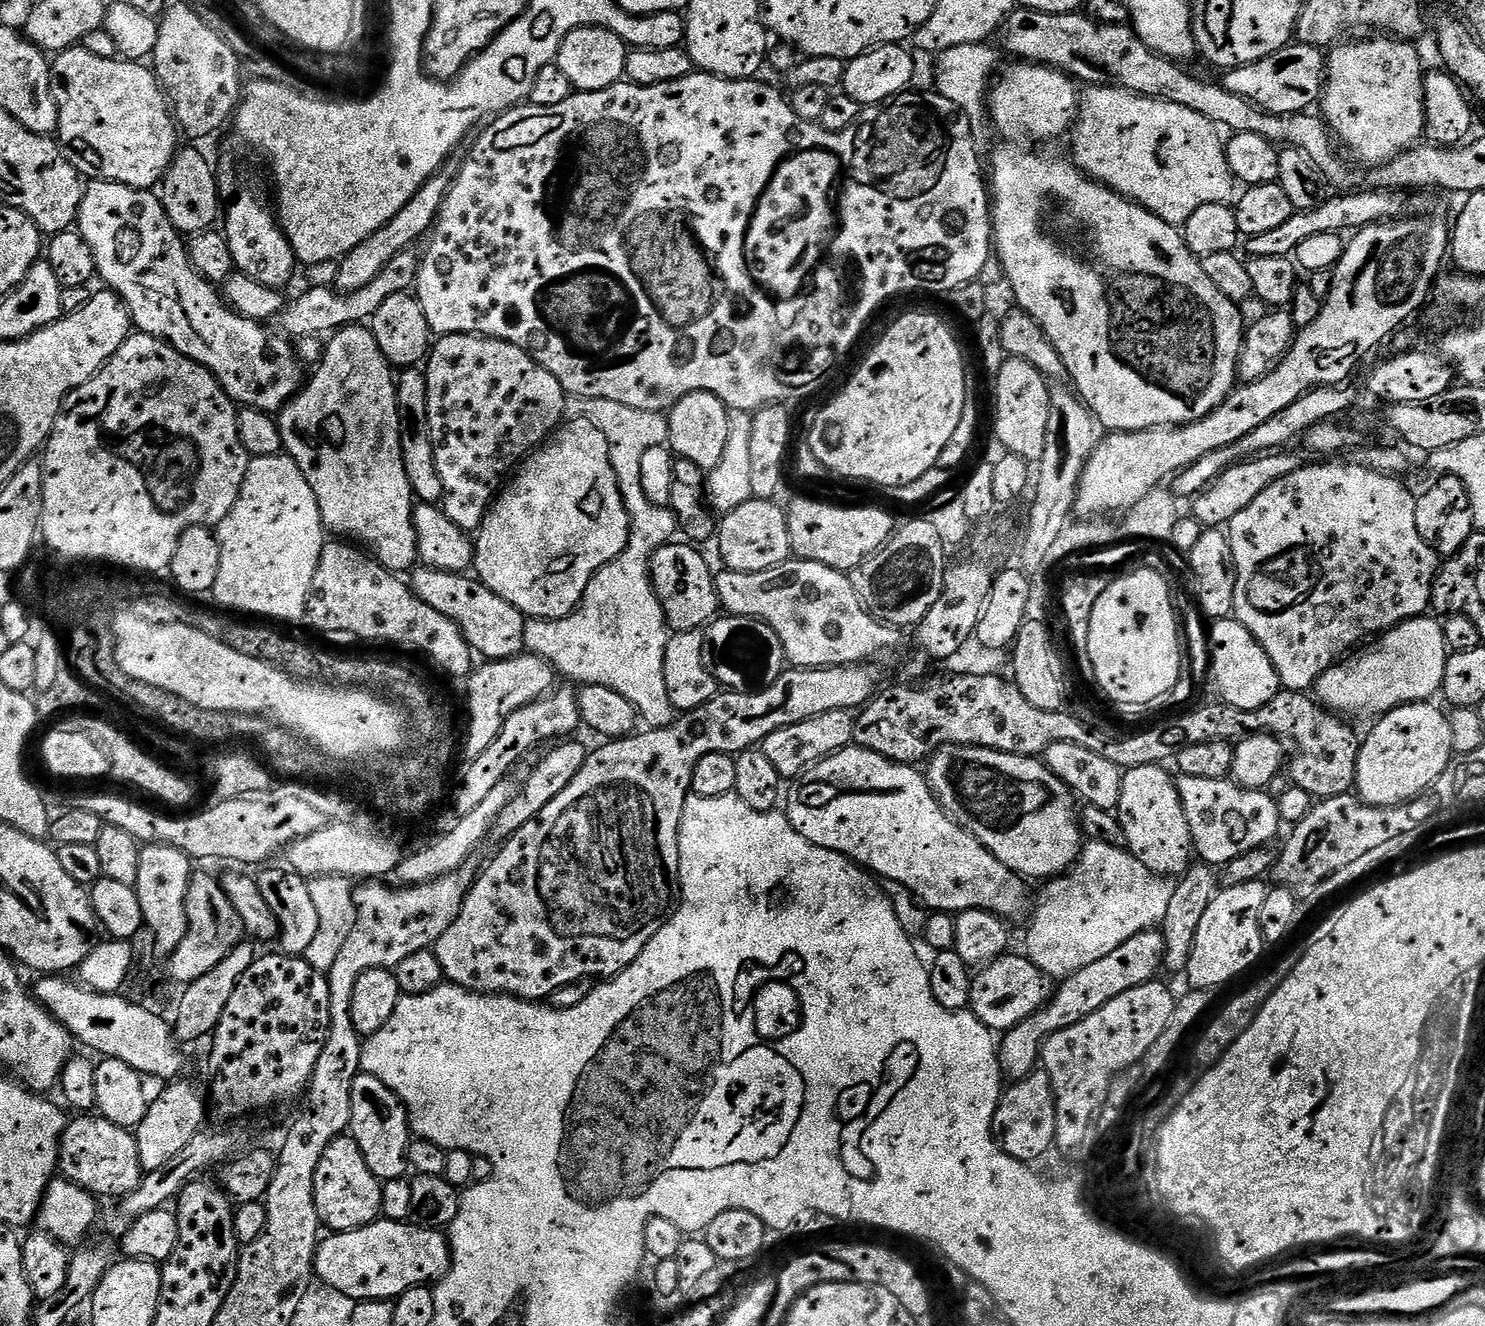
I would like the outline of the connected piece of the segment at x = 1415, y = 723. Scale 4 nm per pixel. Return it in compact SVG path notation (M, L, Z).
M1435 703L1403 704L1401 708L1393 708L1375 721L1368 736L1363 737L1356 763L1355 791L1365 804L1373 804L1379 808L1394 808L1398 804L1406 804L1417 796L1427 792L1433 782L1453 763L1454 753L1450 738L1450 722L1445 709L1435 708Z

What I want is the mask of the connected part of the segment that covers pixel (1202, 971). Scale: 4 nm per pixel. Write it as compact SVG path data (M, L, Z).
M1255 880L1242 882L1242 886L1221 887L1217 891L1210 906L1206 906L1206 914L1202 914L1202 923L1194 938L1194 950L1186 973L1189 989L1217 990L1259 962L1260 955L1266 951L1260 915L1268 889L1264 880Z

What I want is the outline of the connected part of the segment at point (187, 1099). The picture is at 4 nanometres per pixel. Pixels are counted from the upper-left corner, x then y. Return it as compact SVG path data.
M180 1078L169 1083L167 1086L161 1087L164 1089L157 1094L156 1100L154 1096L154 1099L149 1103L148 1109L146 1110L146 1118L142 1118L142 1122L134 1130L134 1135L138 1142L138 1158L142 1162L145 1172L159 1170L164 1163L170 1162L170 1158L176 1157L179 1151L190 1142L190 1139L194 1138L194 1134L201 1131L205 1125L205 1101L202 1096L200 1098L199 1094L190 1083L184 1082L183 1080L184 1079Z

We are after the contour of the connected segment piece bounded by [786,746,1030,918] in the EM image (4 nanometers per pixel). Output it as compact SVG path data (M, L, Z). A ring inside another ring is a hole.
M849 746L840 752L835 752L833 756L827 756L826 759L819 760L812 767L807 768L806 771L795 777L791 781L791 784L792 789L789 792L787 789L786 792L786 804L788 800L786 815L788 821L794 826L794 830L798 834L802 834L802 838L806 838L812 844L829 848L831 852L839 852L841 856L847 856L848 859L856 861L861 868L867 870L869 873L875 874L877 877L883 878L885 881L887 881L886 879L893 880L894 883L901 884L904 888L909 888L921 900L917 900L921 905L938 912L950 912L953 914L959 914L971 908L977 908L978 910L993 912L994 915L1001 918L1020 916L1024 911L1026 911L1025 913L1029 911L1030 900L1028 904L1027 888L1029 885L1026 883L1025 877L1019 876L1016 872L1011 872L1002 861L994 858L994 854L990 850L986 850L986 846L982 846L982 842L978 842L978 838L971 836L961 824L957 824L956 821L951 820L944 813L944 807L936 801L932 787L928 785L925 773L919 767L911 764L899 764L890 758L882 758L882 754L874 754L874 750Z

